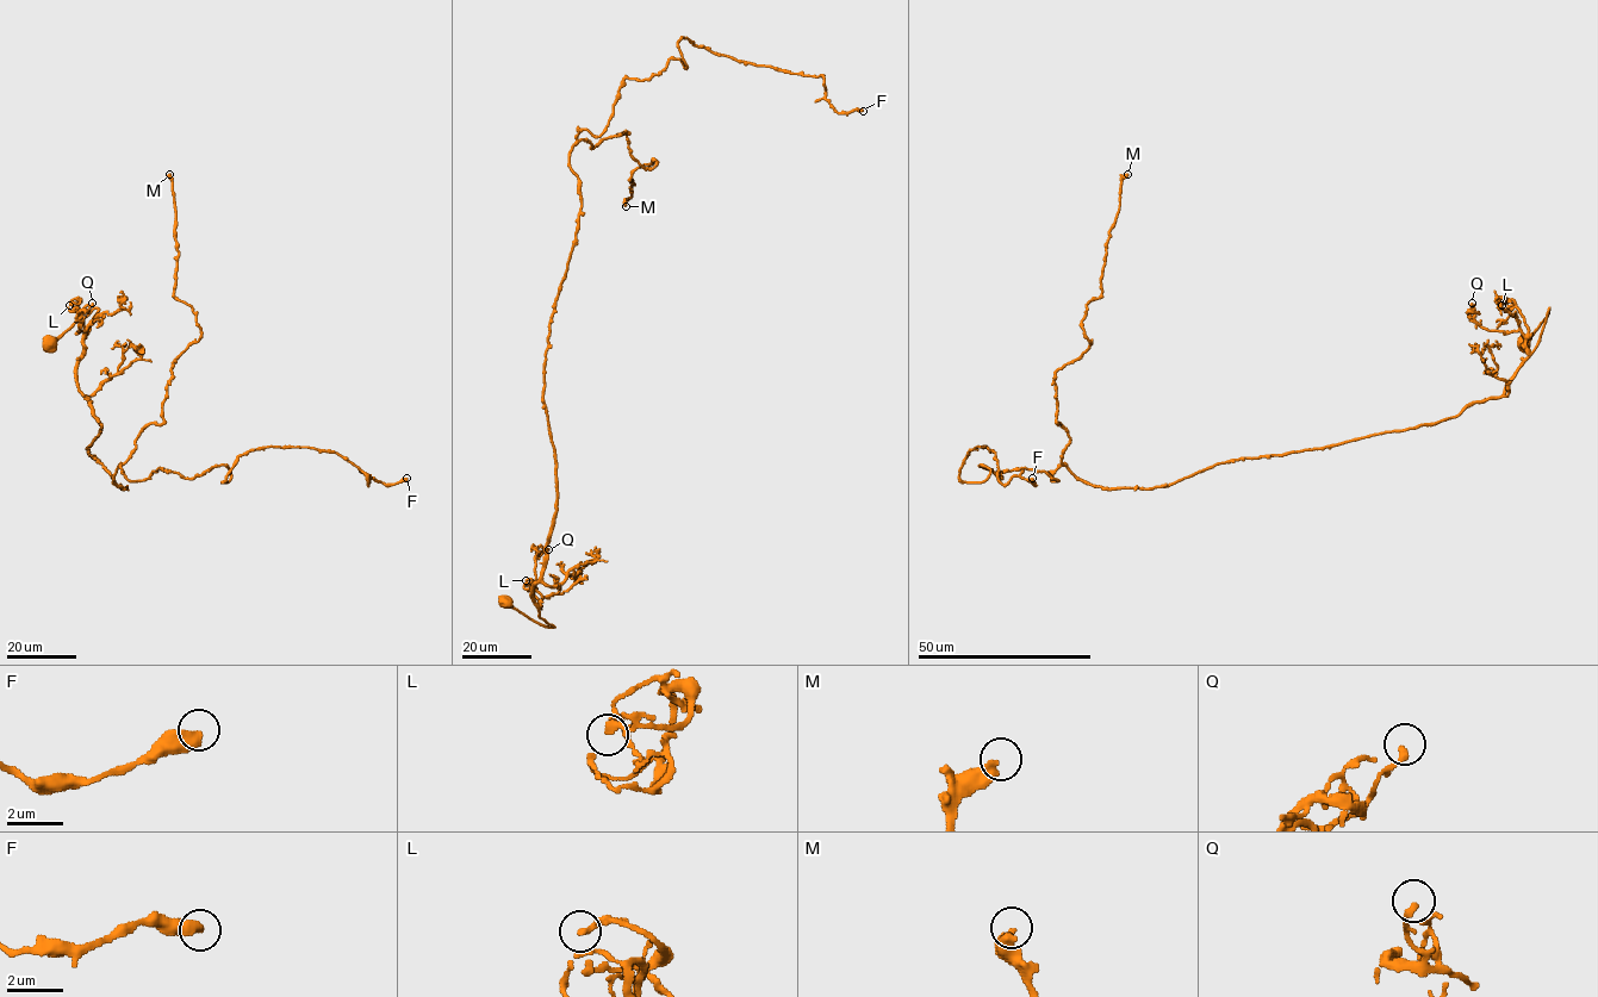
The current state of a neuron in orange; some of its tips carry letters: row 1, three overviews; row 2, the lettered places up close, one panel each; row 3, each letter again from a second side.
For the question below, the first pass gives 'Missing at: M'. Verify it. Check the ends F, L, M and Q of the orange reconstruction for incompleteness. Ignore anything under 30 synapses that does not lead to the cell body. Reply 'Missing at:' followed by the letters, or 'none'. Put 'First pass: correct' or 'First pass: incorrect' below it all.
Missing at: M
First pass: correct

